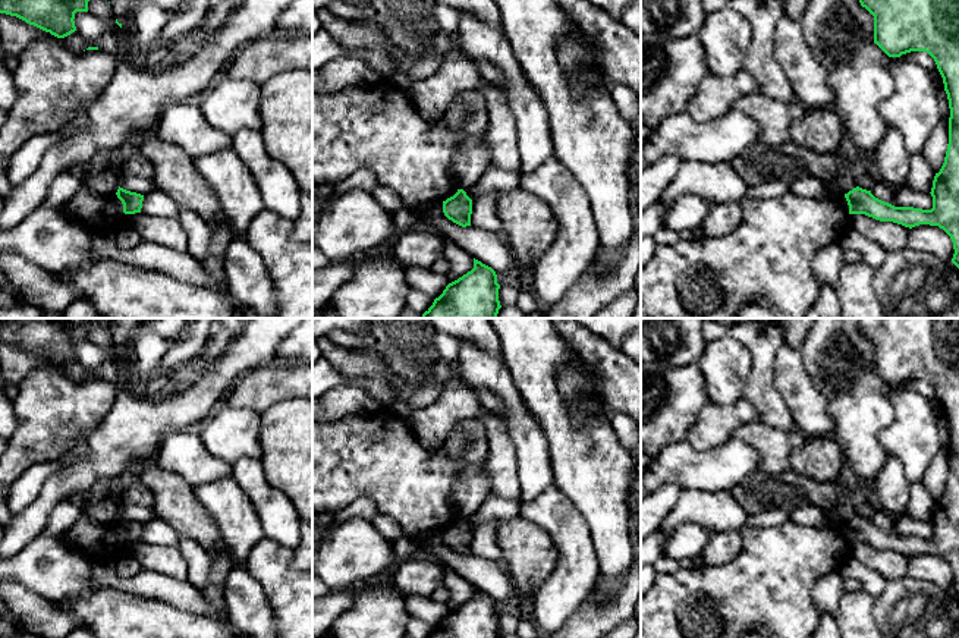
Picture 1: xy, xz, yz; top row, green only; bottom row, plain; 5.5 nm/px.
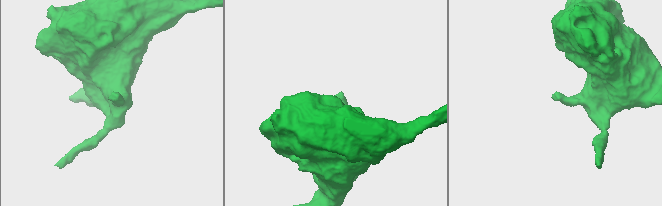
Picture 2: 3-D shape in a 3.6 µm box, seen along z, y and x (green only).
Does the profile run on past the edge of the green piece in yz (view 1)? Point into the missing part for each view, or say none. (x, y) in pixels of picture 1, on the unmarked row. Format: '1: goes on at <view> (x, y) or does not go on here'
1: does not go on here

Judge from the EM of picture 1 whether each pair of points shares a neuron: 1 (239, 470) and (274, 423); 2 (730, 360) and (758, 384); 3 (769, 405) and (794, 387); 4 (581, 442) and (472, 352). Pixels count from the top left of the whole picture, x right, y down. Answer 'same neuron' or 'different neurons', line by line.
1: different neurons
2: different neurons
3: different neurons
4: different neurons

